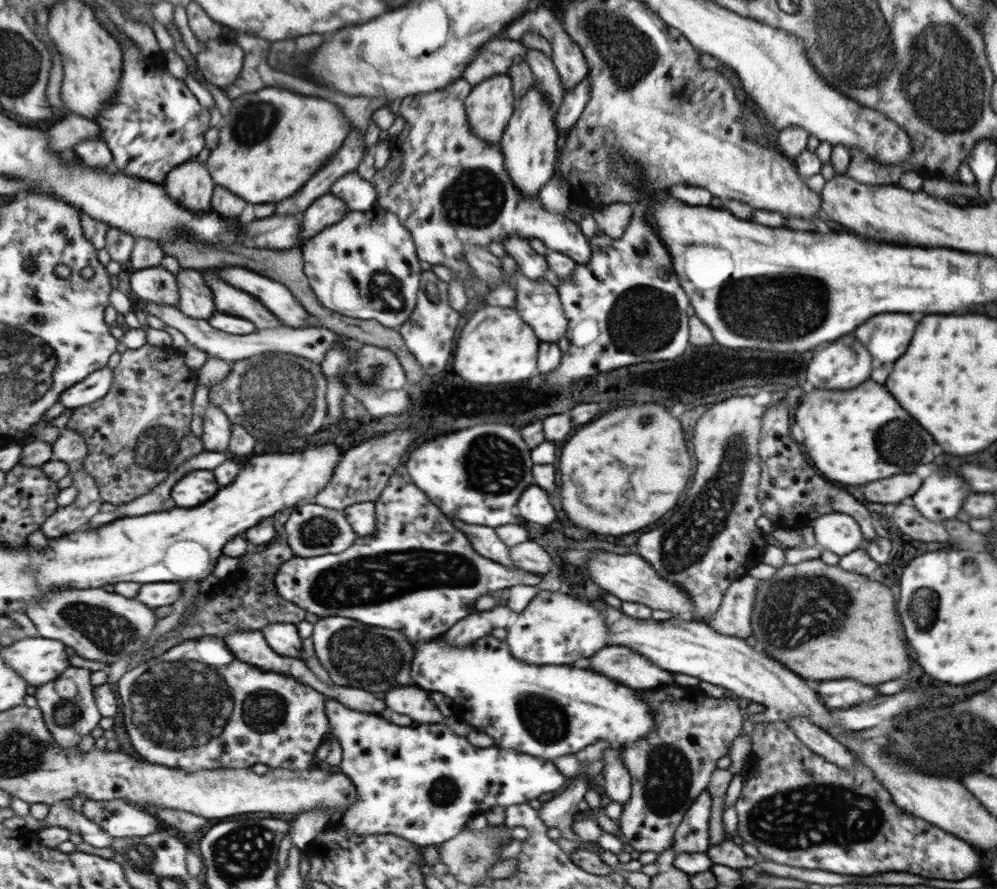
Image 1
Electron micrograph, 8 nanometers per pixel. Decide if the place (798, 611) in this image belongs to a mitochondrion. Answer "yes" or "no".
yes

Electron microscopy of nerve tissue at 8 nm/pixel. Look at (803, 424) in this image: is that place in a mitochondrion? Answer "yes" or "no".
no

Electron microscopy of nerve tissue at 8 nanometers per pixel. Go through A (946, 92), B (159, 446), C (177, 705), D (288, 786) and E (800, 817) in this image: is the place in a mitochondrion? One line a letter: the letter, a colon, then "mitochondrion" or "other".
A: mitochondrion
B: mitochondrion
C: mitochondrion
D: other
E: mitochondrion

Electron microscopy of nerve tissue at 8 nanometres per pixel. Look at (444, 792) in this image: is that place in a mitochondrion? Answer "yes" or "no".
yes

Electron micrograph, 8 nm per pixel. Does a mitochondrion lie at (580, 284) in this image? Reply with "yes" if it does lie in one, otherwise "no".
no

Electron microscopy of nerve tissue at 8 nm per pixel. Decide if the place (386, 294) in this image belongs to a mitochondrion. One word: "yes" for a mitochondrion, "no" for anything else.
yes

